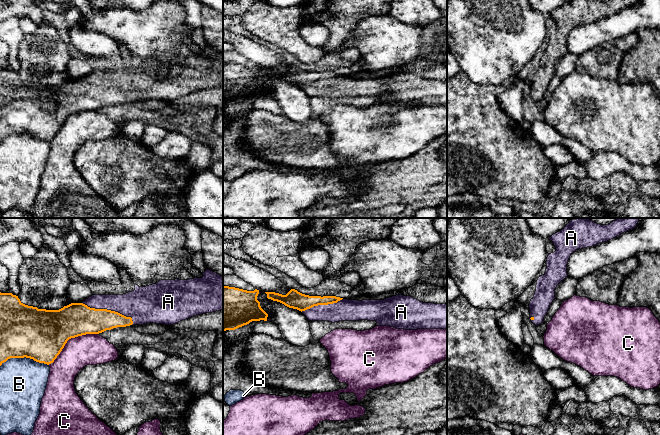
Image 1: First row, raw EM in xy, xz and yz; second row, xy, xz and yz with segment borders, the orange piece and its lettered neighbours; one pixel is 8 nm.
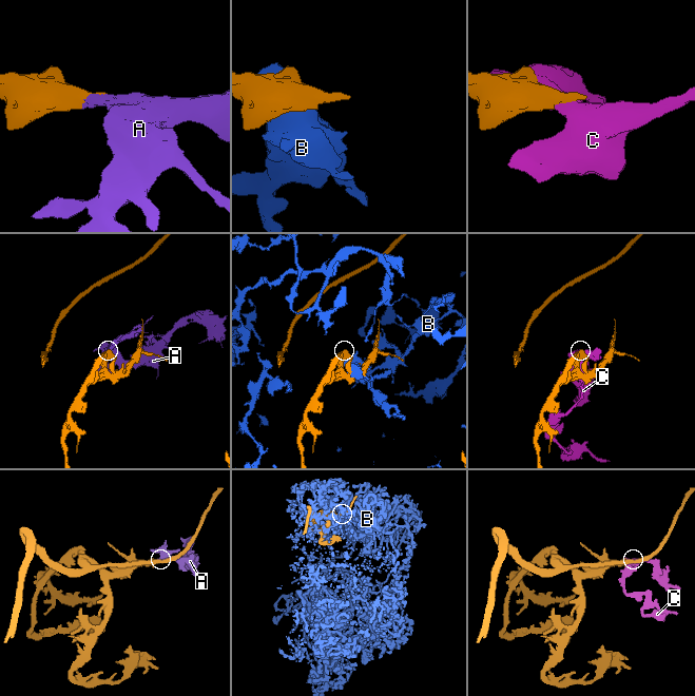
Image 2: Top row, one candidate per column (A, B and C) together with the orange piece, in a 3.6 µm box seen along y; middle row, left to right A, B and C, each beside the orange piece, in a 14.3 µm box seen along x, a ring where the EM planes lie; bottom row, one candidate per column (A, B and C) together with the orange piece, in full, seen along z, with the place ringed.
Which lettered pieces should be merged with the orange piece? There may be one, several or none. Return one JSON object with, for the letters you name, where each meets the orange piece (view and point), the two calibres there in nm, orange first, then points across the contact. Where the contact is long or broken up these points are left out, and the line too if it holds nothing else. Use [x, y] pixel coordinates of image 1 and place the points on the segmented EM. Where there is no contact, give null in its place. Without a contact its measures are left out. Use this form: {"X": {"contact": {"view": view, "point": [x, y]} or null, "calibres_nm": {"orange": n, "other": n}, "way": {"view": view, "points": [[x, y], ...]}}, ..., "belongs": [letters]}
{"A": {"contact": {"view": "xy", "point": [109, 310]}, "calibres_nm": {"orange": 240, "other": 240}}, "belongs": ["A"]}

